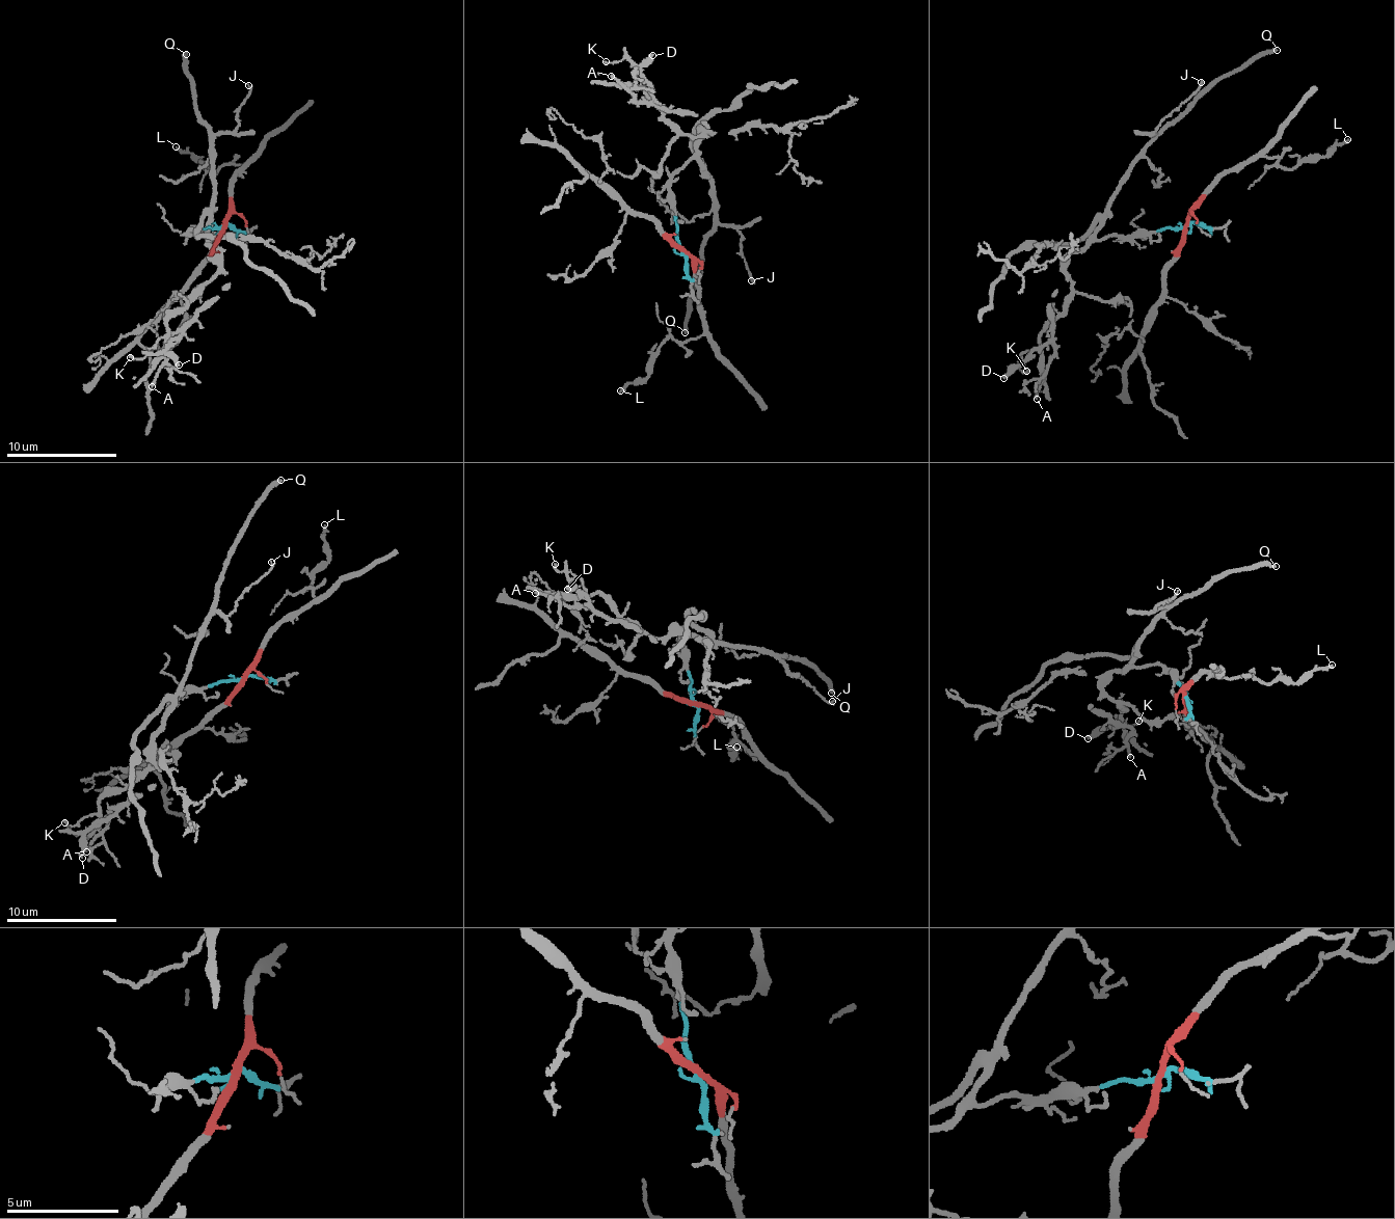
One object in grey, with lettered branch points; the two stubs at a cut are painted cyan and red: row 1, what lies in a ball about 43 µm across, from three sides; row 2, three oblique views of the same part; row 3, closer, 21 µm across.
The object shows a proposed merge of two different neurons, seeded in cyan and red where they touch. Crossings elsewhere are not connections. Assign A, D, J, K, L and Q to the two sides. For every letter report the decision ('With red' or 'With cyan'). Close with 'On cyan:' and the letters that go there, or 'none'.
A: With cyan
D: With cyan
J: With cyan
K: With cyan
L: With red
Q: With cyan
On cyan: A, D, J, K, Q

